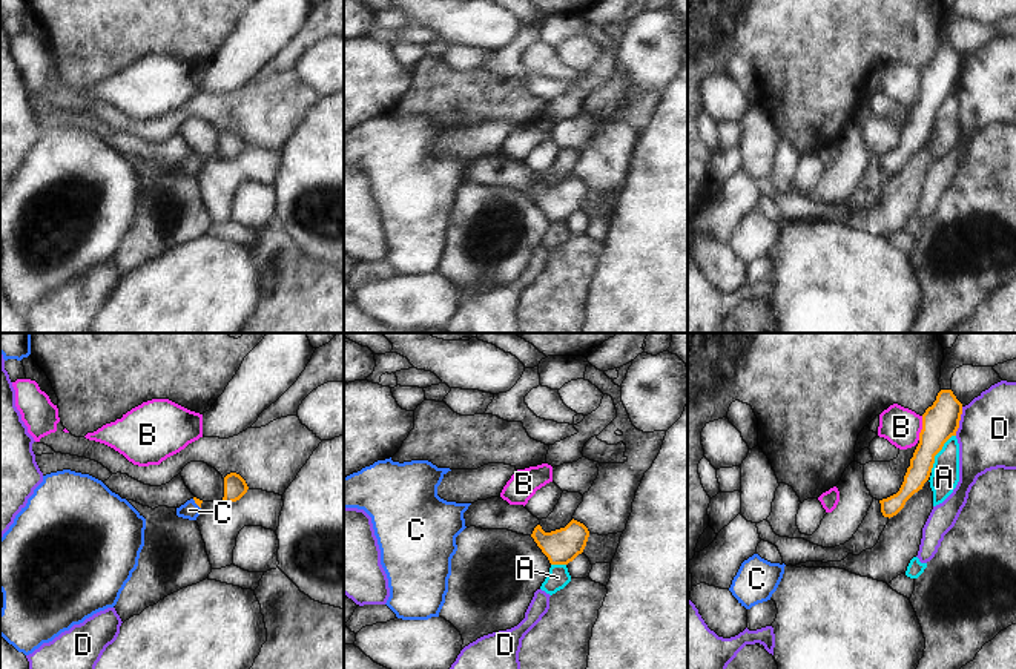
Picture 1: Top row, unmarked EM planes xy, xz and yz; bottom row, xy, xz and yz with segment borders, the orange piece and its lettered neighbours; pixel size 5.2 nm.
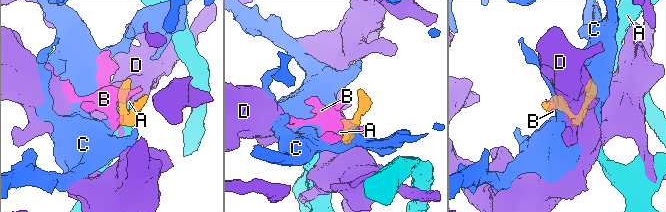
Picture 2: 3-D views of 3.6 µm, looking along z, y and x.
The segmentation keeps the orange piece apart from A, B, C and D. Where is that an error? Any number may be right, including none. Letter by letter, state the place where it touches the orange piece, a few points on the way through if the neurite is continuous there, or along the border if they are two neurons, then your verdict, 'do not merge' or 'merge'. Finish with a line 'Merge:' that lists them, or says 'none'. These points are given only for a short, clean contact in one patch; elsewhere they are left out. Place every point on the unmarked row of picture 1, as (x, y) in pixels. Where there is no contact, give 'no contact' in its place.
A: contact yz (938, 108); do not merge
B: contact yz (923, 85); border yz (923, 72), (923, 85), (918, 95); do not merge
C: contact xy (195, 158); way xy (198, 158), (195, 158), (189, 166); merge
D: contact yz (959, 75); border yz (963, 63), (959, 83), (955, 91); do not merge
Merge: C

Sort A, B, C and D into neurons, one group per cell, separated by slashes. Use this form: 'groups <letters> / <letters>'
groups A / B / C / D

